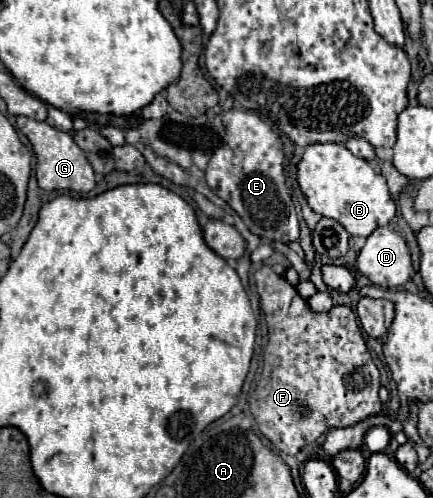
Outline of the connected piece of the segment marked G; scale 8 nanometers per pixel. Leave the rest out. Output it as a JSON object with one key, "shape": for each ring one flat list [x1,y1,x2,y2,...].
{"shape":[[18,116,16,126,32,142,32,148,36,152,36,180,42,190,48,190,48,192,50,190,70,190,76,194,86,194,94,190,96,186,94,170,90,162,86,160,84,152,78,148,78,144,68,132,60,132,56,128,50,128,46,122,38,122,26,116]]}

